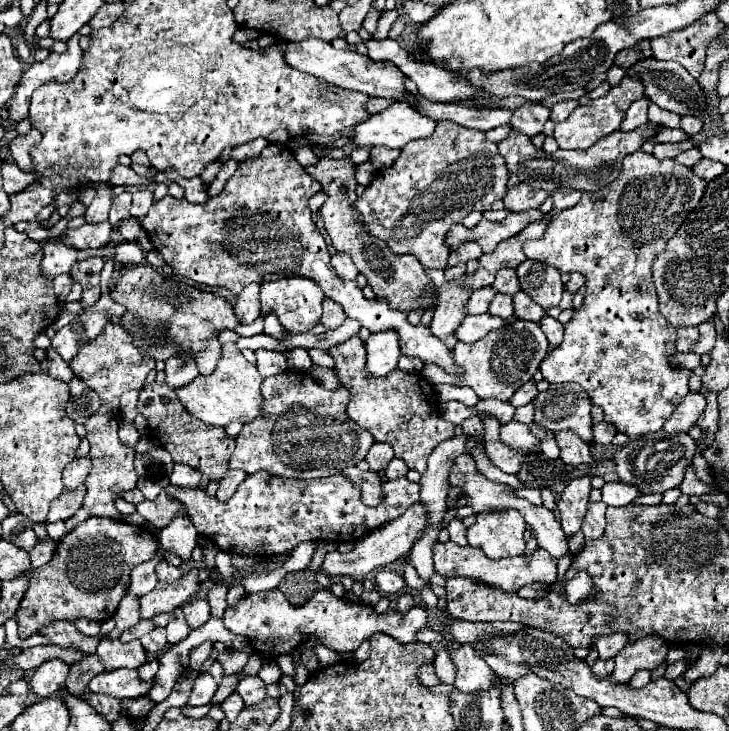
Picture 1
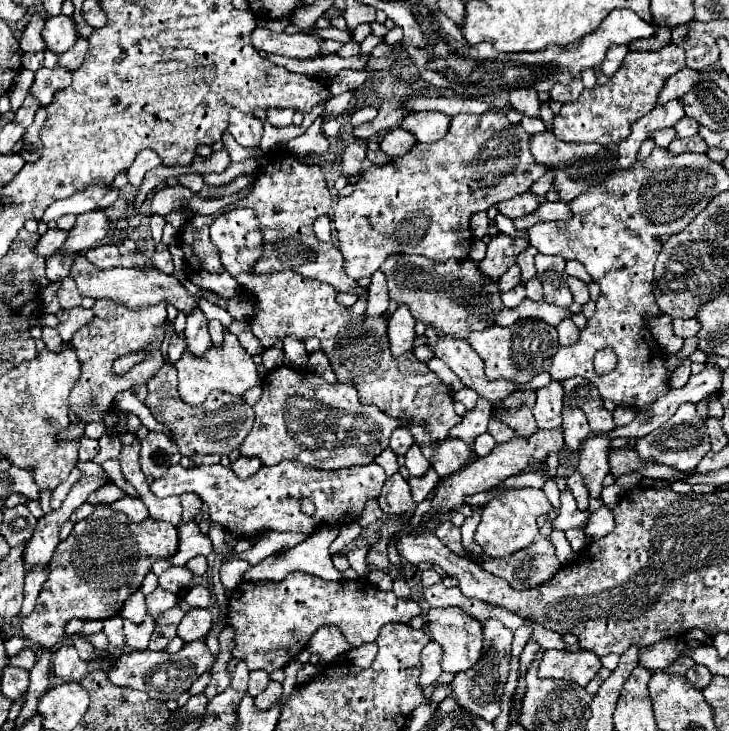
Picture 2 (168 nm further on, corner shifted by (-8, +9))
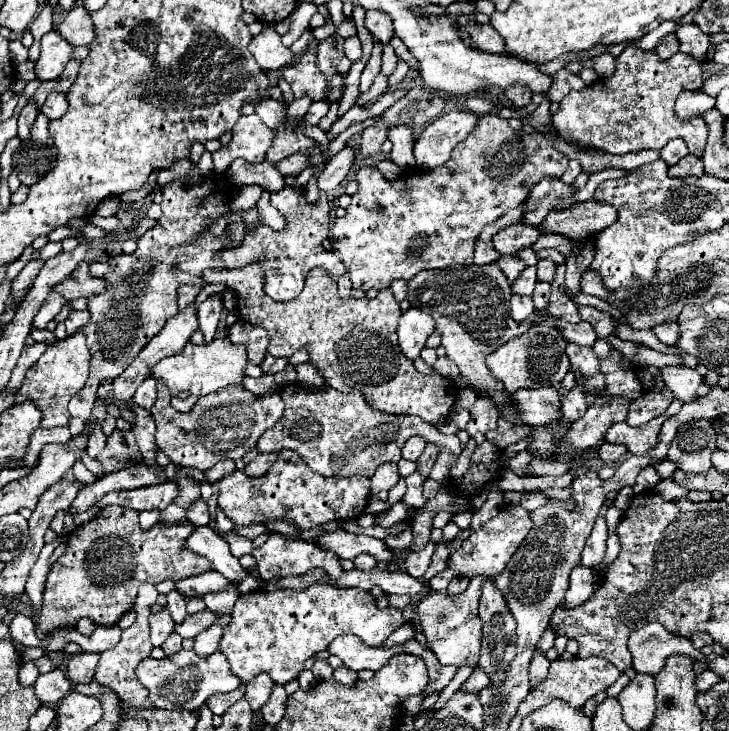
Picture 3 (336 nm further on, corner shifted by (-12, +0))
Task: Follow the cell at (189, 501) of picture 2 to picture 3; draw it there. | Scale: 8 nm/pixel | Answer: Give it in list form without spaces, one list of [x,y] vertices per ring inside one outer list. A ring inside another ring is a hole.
[[[178,468],[178,474],[172,478],[172,482],[176,482],[180,488],[174,504],[188,508],[194,500],[200,498],[200,482],[196,482],[192,476],[188,476],[186,468]]]

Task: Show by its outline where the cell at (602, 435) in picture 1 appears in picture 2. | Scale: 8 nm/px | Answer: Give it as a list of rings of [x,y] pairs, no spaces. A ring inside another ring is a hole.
[[[620,405],[620,407],[616,407],[616,409],[614,409],[612,417],[614,417],[616,427],[618,427],[618,425],[620,425],[620,427],[624,427],[624,425],[628,425],[628,423],[636,417],[636,413],[632,411],[632,407],[624,407],[624,405]]]

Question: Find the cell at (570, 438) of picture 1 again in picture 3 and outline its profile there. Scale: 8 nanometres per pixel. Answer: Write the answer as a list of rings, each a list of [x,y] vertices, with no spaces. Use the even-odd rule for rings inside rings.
[[[574,386],[568,396],[562,400],[562,412],[564,412],[564,420],[566,422],[576,422],[578,418],[584,416],[588,404],[584,398],[584,392],[580,386]]]

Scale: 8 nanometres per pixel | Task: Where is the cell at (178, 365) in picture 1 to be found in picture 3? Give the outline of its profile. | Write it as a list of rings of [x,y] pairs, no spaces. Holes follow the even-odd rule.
[[[218,294],[216,296],[210,296],[208,300],[204,300],[198,306],[198,322],[200,322],[200,330],[204,332],[206,342],[212,342],[214,340],[220,314],[222,314],[222,298]]]

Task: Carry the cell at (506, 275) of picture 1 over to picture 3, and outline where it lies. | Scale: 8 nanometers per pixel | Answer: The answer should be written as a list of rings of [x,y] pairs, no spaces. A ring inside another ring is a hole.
[[[540,260],[536,268],[538,268],[538,280],[550,284],[552,276],[556,274],[556,262],[552,262],[552,260]]]

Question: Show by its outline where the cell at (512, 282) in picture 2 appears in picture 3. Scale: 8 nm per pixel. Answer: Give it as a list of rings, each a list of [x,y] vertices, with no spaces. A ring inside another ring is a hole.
[[[530,266],[526,268],[518,280],[512,284],[512,294],[532,294],[534,292],[534,286],[536,286],[536,268]]]

